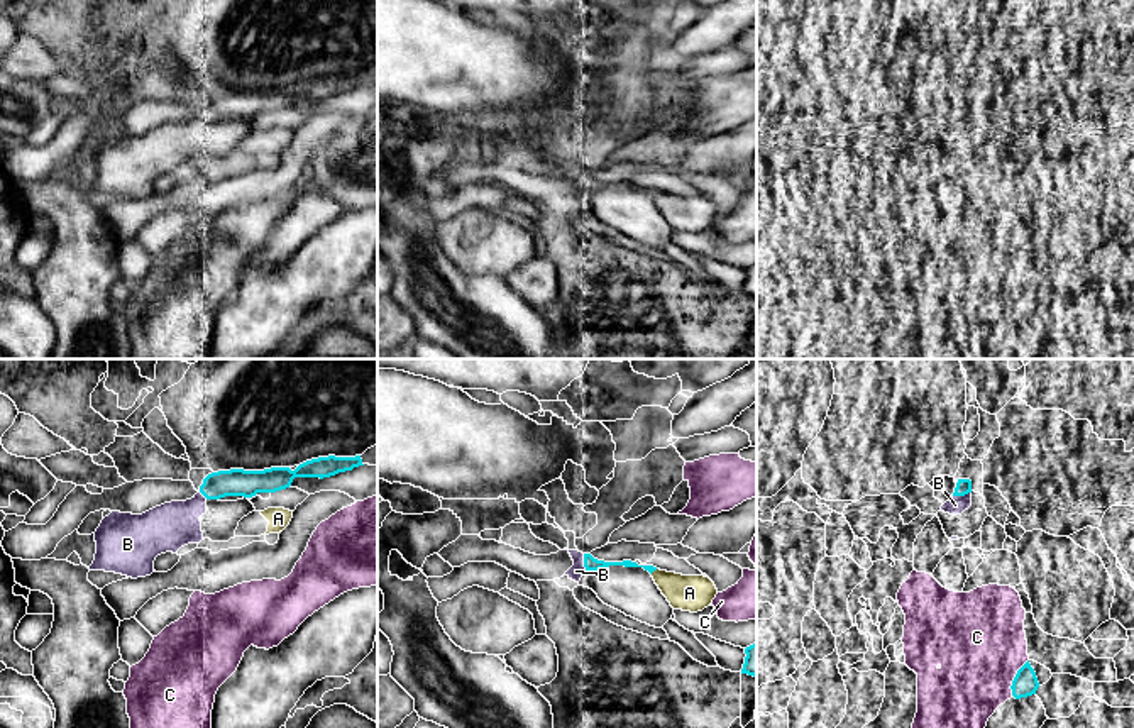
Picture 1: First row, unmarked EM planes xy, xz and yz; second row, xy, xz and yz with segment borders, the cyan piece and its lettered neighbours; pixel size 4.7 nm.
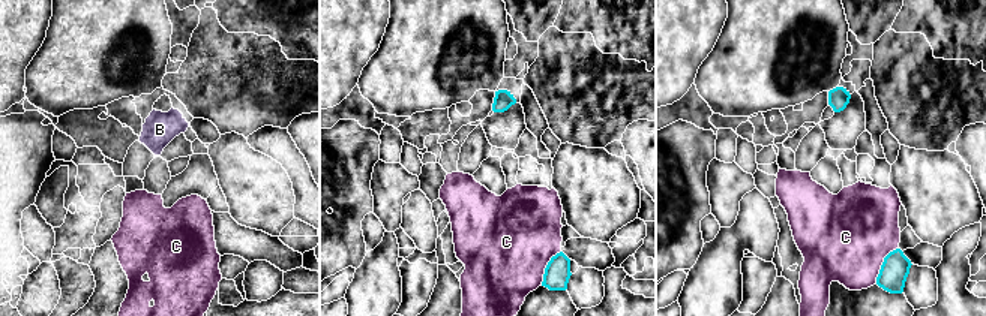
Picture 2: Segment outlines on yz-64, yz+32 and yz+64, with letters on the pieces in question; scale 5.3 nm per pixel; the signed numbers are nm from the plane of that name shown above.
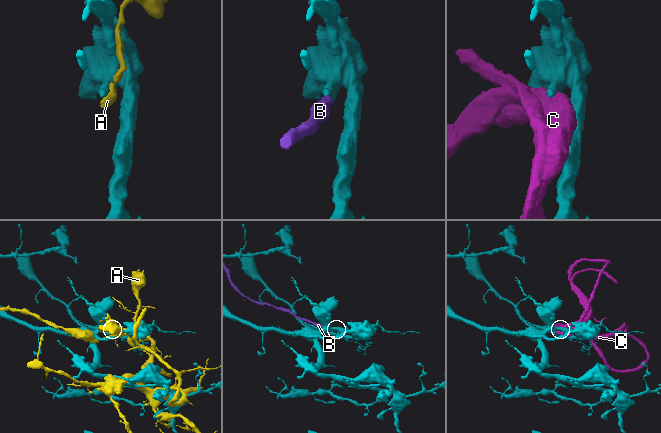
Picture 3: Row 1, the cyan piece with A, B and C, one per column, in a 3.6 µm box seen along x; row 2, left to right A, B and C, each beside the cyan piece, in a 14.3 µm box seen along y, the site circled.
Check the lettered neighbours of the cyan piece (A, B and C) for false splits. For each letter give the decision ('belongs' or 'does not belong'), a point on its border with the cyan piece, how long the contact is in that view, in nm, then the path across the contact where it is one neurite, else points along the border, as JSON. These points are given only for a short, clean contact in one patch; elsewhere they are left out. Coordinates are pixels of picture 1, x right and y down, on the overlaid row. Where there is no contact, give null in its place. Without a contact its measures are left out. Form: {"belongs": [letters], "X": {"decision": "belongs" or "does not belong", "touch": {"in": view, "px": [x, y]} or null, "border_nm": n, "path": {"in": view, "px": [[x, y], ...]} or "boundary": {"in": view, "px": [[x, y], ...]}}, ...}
{"belongs": [], "A": {"decision": "does not belong", "touch": {"in": "xz", "px": [654, 569]}, "border_nm": 40}, "B": {"decision": "does not belong", "touch": {"in": "yz", "px": [962, 495]}, "border_nm": 90}, "C": {"decision": "does not belong", "touch": {"in": "yz", "px": [1014, 678]}, "border_nm": 200}}

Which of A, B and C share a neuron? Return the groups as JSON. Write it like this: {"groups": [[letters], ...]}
{"groups": [["A"], ["B"], ["C"]]}

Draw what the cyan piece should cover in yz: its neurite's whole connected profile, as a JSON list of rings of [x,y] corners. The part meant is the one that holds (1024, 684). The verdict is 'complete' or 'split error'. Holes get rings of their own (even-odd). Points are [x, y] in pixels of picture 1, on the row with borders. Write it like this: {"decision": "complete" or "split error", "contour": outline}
{"decision": "complete", "contour": [[[1029,660],[1017,670],[1014,681],[1012,681],[1012,696],[1016,699],[1027,698],[1036,694],[1039,687],[1038,677],[1034,669],[1031,667]]]}

